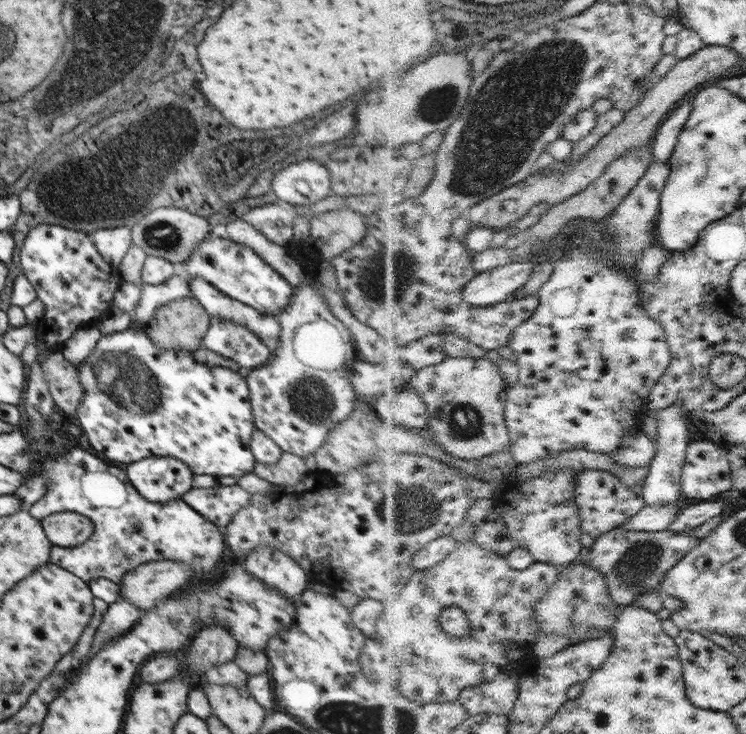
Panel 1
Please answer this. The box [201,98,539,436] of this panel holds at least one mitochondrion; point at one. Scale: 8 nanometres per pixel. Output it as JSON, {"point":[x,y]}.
{"point":[383,276]}

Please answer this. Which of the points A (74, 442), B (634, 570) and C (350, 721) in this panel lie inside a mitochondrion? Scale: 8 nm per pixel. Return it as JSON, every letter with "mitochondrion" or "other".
{"A":"other","B":"mitochondrion","C":"mitochondrion"}

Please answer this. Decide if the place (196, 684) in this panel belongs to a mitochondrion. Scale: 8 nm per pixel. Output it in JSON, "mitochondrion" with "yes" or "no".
{"mitochondrion":"no"}

